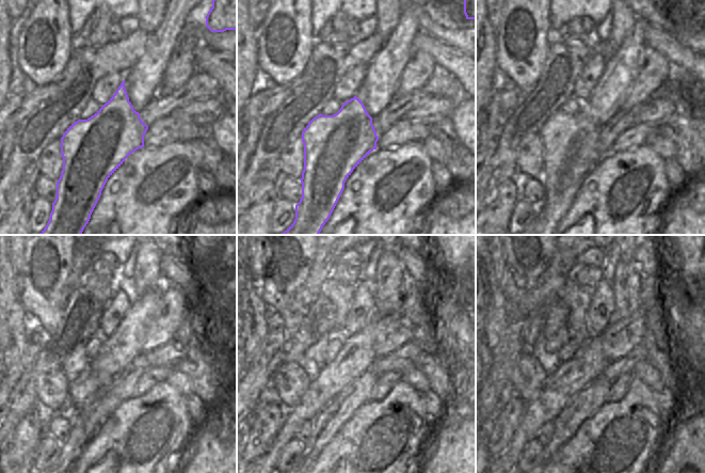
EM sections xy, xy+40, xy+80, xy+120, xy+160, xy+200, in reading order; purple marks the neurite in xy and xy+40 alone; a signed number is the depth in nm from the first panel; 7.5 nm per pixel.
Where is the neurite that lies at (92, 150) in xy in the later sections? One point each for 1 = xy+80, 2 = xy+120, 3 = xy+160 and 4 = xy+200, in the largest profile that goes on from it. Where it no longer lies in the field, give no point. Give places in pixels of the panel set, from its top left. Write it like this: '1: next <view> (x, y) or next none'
1: next xy+80 (571, 148)
2: next xy+120 (84, 389)
3: next xy+160 (313, 361)
4: next xy+200 (547, 358)

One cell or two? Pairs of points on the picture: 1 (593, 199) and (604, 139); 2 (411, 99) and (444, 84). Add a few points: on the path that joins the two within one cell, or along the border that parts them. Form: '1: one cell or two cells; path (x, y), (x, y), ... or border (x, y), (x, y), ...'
1: two cells; border (610, 151), (603, 156)
2: one cell; path (419, 95), (435, 88)

